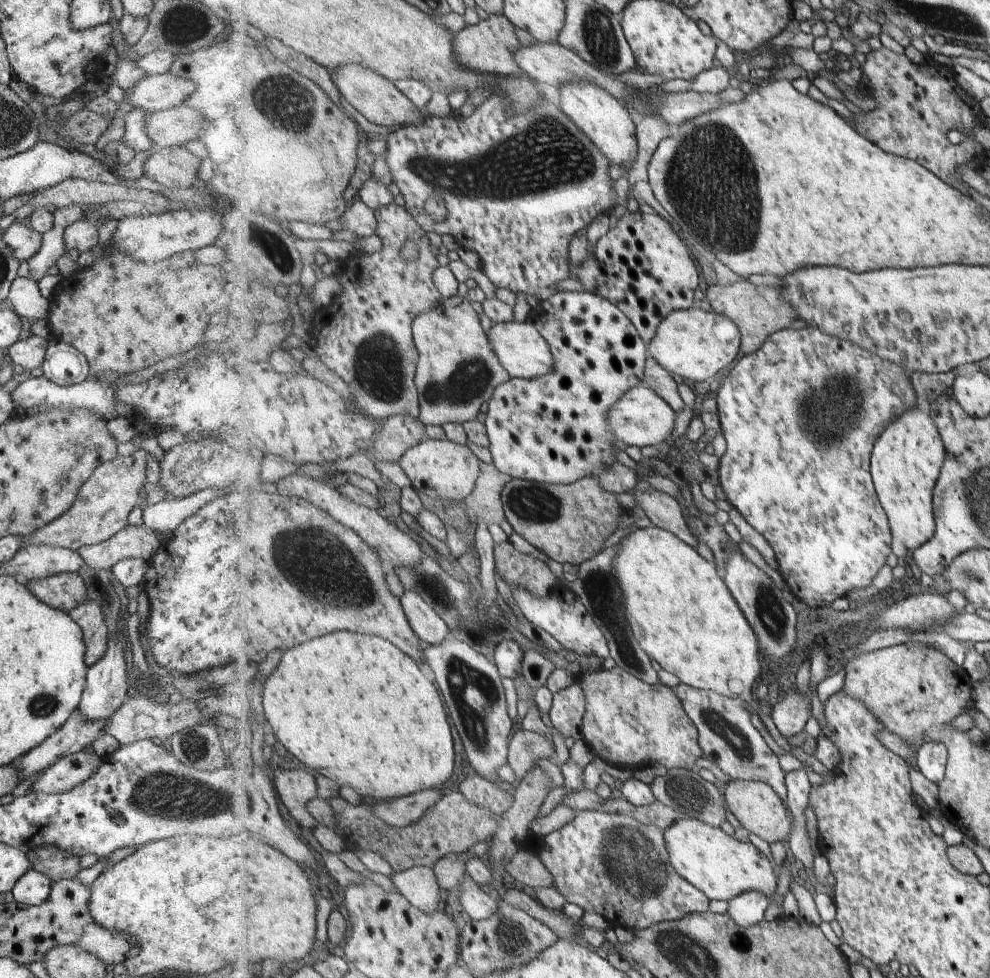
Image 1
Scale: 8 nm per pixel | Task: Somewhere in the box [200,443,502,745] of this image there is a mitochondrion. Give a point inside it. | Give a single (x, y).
(321, 564)

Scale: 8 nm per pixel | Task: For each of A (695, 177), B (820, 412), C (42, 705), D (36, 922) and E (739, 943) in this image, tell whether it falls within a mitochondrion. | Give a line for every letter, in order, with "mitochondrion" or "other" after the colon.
A: mitochondrion
B: mitochondrion
C: mitochondrion
D: other
E: mitochondrion

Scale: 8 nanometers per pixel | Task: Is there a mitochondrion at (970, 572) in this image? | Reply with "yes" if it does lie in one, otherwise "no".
yes

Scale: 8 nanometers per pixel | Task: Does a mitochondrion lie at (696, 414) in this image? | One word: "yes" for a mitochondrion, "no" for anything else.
no

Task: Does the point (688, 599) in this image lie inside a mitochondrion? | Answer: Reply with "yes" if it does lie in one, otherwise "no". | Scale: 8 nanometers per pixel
no

